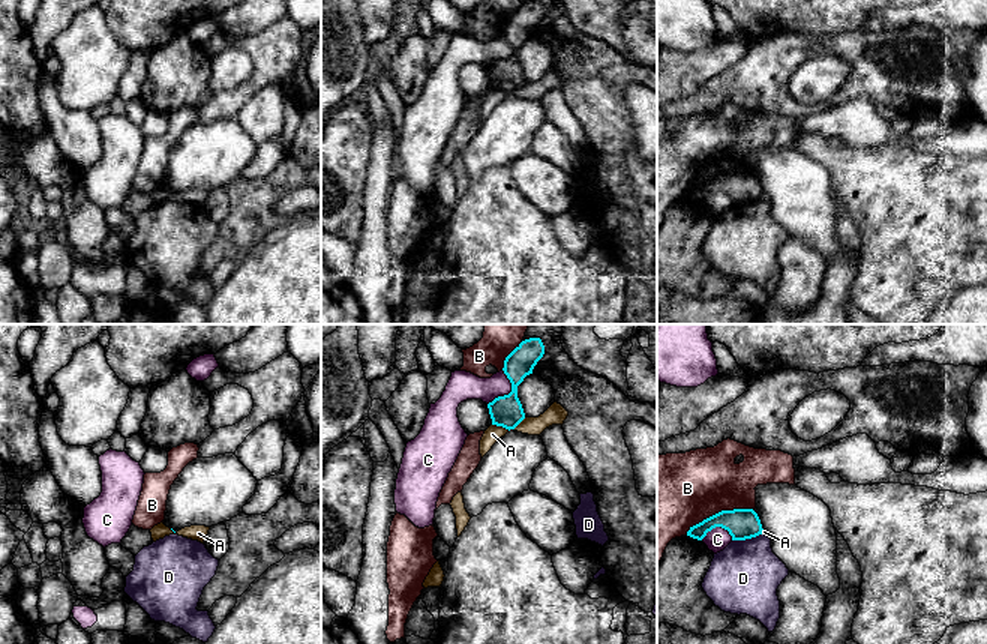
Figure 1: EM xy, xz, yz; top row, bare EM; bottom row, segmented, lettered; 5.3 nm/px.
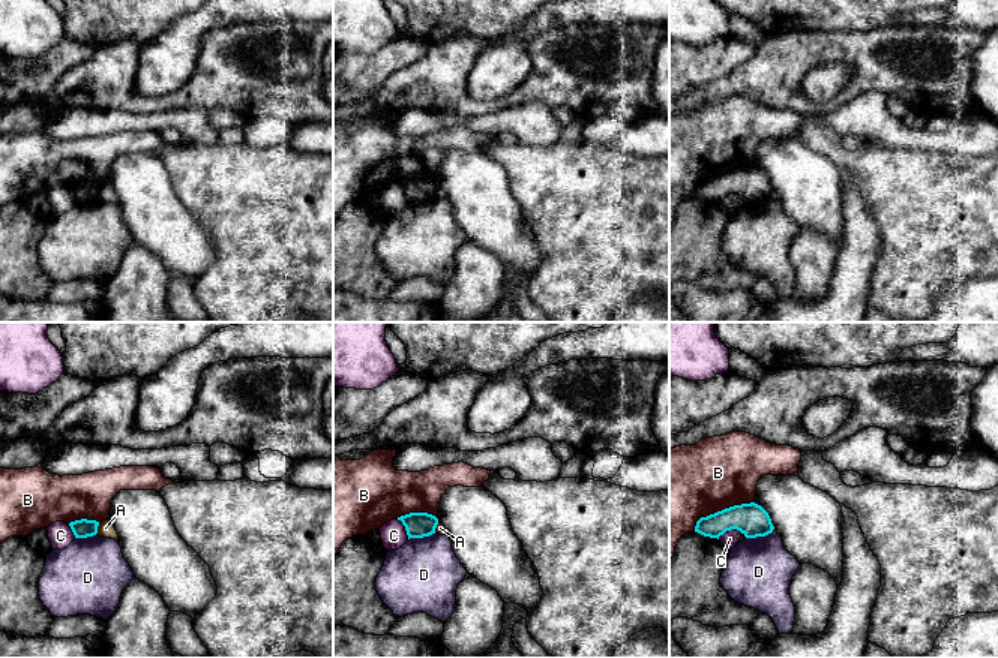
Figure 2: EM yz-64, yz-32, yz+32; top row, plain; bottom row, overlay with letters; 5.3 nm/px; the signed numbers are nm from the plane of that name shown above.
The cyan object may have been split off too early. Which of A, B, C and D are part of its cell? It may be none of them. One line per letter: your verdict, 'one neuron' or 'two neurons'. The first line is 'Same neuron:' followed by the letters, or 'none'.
Same neuron: none
A: two neurons
B: two neurons
C: two neurons
D: two neurons

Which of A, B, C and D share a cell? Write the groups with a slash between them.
A / B / C / D

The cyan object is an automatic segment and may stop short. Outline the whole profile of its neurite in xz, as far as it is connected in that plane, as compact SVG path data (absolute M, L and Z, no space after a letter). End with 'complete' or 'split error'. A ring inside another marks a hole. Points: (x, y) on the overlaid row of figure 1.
M540 338L522 341L504 360L504 374L512 383L512 392L495 398L488 404L492 425L506 429L514 429L524 419L525 413L518 398L518 386L524 378L532 374L534 366L544 354L544 345Z | complete

